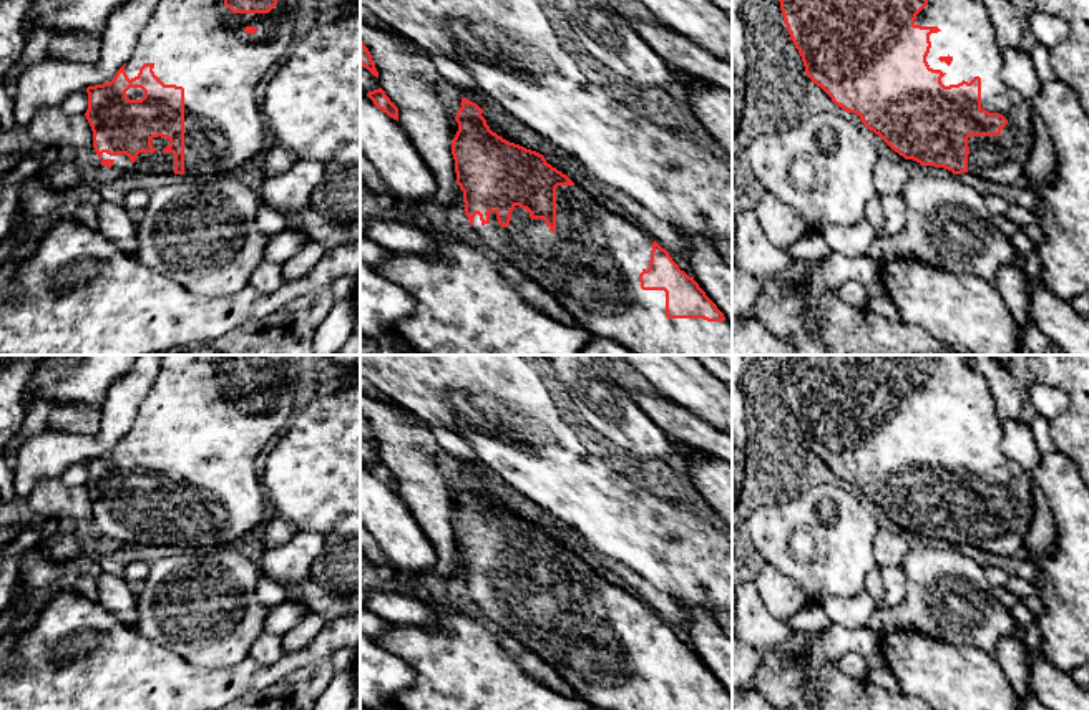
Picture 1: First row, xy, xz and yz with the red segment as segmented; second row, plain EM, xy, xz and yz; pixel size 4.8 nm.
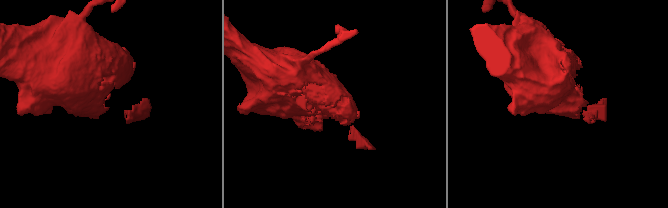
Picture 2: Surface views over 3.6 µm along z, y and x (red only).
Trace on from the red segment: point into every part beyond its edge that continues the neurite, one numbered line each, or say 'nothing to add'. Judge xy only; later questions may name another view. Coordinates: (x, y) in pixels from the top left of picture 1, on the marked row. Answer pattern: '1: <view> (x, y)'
1: xy (201, 45)

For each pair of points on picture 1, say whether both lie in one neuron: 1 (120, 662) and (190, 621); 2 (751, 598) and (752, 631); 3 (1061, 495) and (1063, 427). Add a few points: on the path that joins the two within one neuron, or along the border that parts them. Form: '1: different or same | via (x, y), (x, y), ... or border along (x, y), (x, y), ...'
1: different | border along (135, 629), (188, 661)
2: same | via (749, 606), (751, 622)
3: different | border along (1056, 448), (1071, 460)

